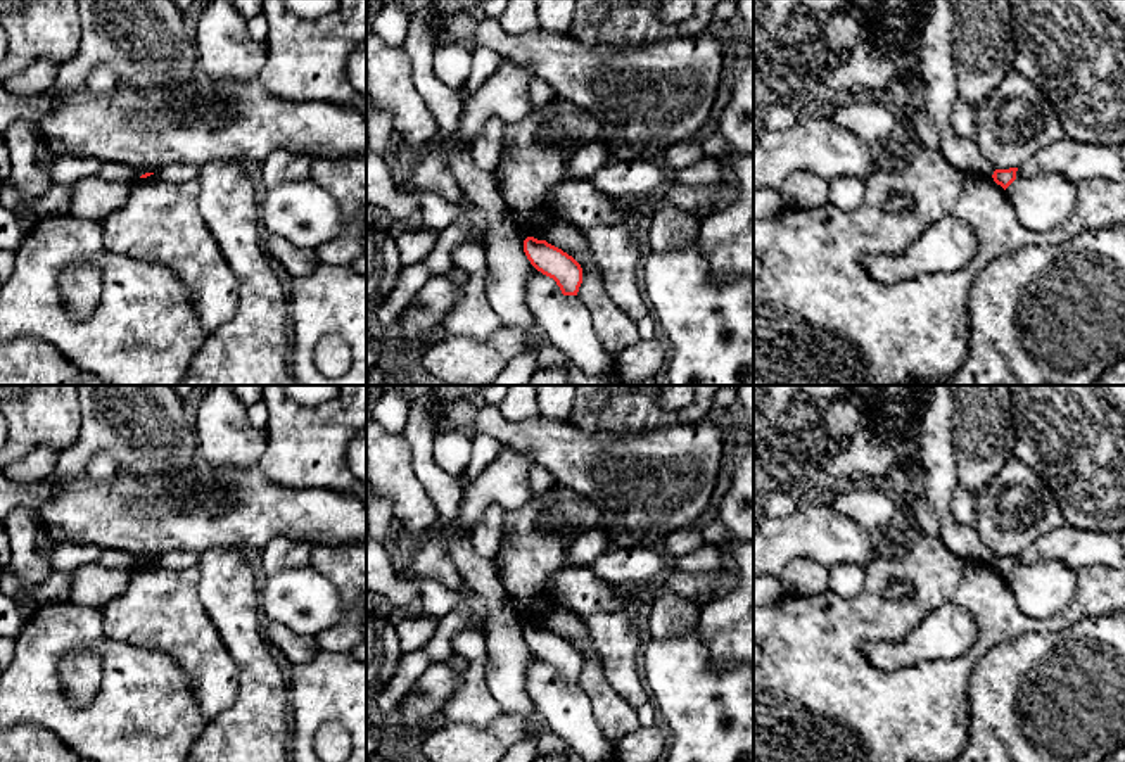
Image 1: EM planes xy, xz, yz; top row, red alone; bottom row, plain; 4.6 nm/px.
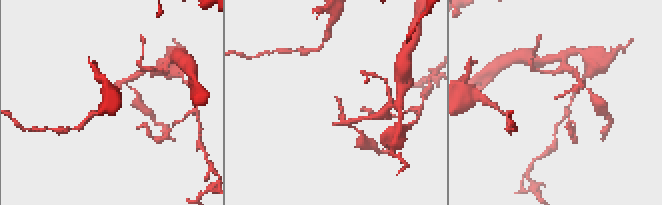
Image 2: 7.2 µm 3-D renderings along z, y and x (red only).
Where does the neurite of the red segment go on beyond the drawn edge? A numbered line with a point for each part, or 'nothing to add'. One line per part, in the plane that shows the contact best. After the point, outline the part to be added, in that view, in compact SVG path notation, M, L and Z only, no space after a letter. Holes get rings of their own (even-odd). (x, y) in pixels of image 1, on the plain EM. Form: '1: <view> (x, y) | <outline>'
nothing to add

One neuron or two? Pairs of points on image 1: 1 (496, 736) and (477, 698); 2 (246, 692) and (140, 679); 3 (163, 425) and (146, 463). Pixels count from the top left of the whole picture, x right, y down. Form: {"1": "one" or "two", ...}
{"1": "two", "2": "two", "3": "one"}

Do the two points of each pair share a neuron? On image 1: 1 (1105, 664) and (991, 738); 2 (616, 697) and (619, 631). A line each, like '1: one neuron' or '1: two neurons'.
1: one neuron
2: one neuron

